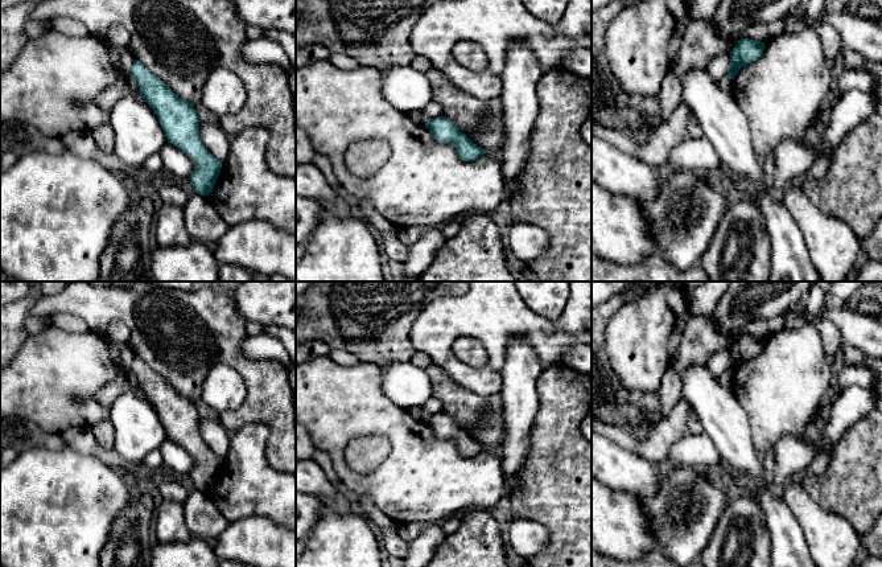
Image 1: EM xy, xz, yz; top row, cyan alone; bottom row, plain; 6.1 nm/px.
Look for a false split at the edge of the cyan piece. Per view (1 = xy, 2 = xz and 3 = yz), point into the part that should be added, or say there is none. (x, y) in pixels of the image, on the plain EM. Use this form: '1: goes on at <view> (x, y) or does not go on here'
1: does not go on here
2: does not go on here
3: does not go on here

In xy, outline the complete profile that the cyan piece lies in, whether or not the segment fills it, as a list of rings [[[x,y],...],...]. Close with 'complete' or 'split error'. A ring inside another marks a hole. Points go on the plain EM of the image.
[[[136,356],[129,371],[157,411],[168,437],[184,447],[194,459],[194,467],[189,473],[194,488],[209,492],[220,469],[222,460],[206,445],[199,434],[195,404],[191,399],[178,394]]]; complete

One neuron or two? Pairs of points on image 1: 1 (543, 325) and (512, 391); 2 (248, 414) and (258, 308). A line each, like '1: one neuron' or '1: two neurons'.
1: two neurons
2: two neurons

